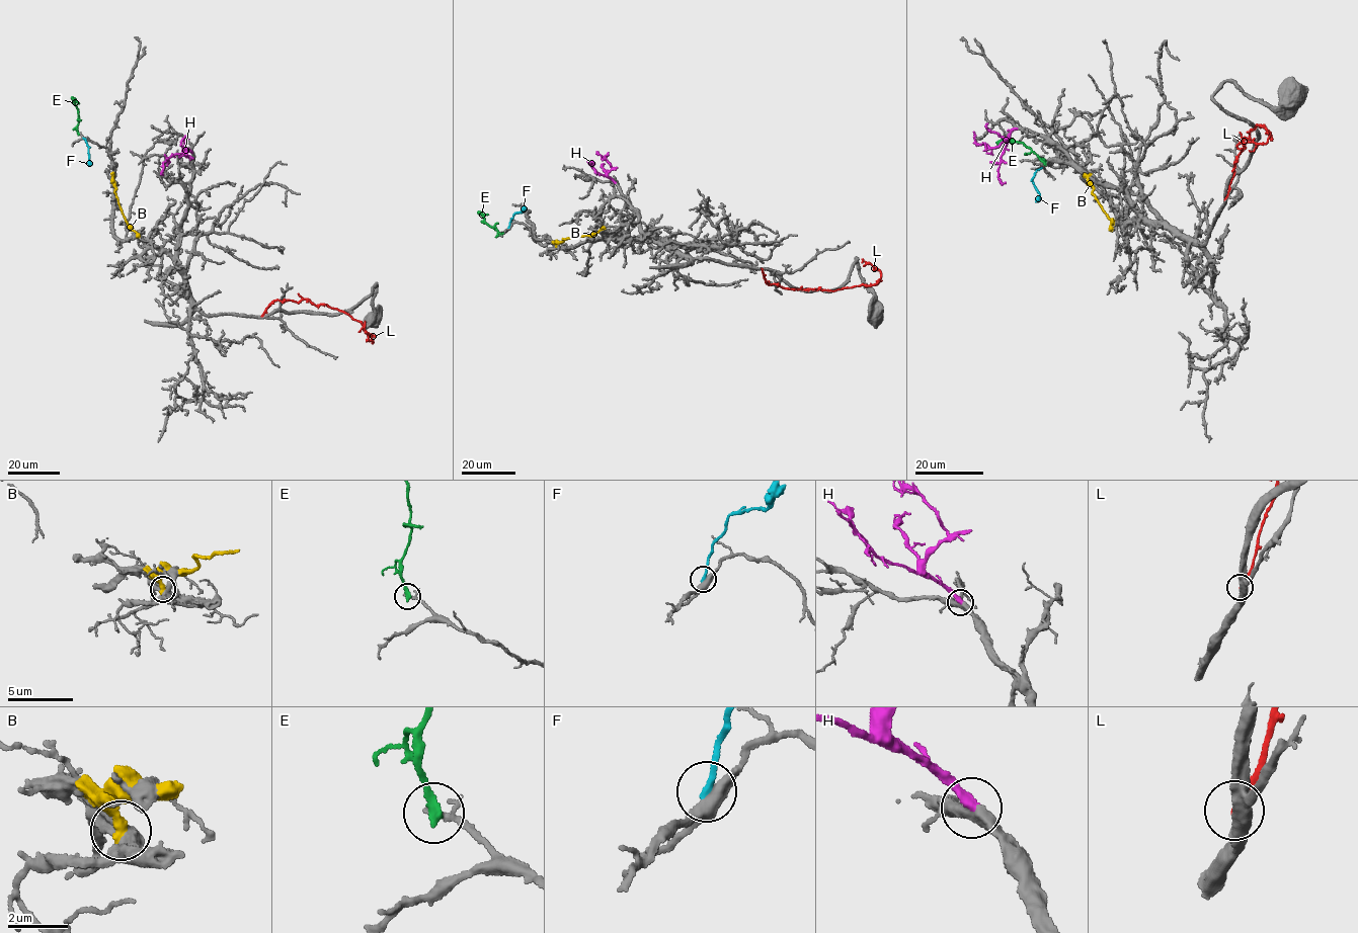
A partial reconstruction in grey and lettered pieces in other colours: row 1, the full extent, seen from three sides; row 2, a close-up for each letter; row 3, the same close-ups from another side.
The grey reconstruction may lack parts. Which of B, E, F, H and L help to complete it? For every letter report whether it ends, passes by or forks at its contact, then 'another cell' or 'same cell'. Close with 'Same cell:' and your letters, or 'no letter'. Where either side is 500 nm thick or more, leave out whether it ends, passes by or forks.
B: another cell
E: it ends | another cell
F: it ends | another cell
H: it ends | same cell
L: another cell
Same cell: H

